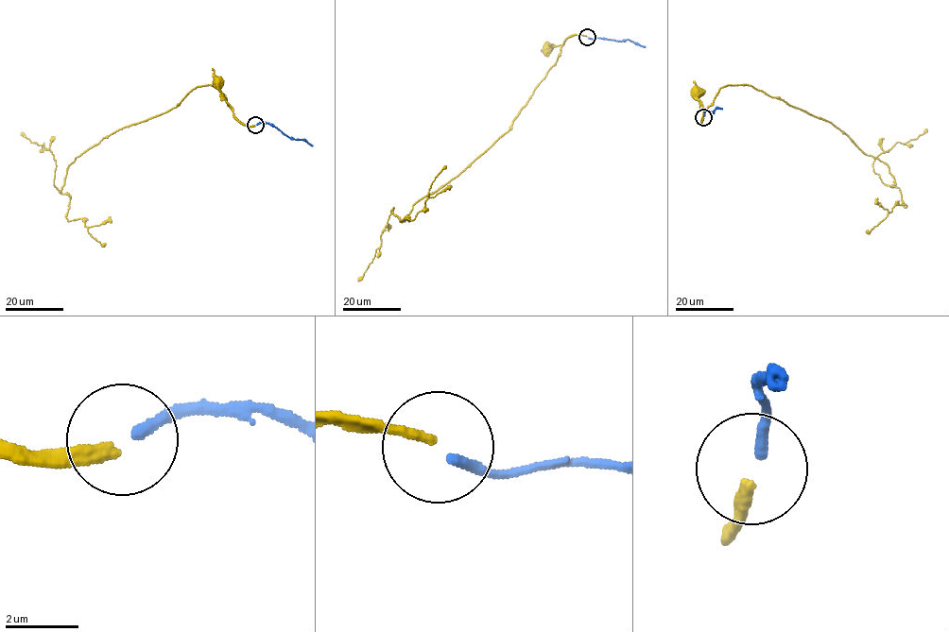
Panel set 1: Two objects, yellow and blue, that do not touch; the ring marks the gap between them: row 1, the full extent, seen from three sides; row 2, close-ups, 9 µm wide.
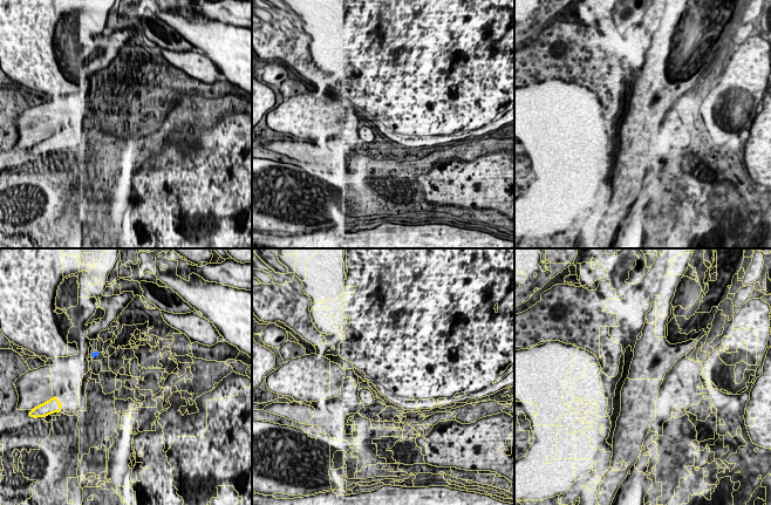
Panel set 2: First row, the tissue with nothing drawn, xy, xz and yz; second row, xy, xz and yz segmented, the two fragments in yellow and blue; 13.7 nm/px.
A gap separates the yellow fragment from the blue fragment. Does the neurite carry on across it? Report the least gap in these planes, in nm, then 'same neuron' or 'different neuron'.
750 nm apart; same neuron

